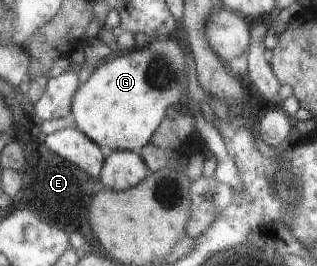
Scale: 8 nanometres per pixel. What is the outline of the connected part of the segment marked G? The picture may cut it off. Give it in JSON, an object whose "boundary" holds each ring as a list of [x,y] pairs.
{"boundary":[[[176,34],[172,37],[152,39],[149,45],[124,52],[123,56],[104,62],[99,68],[95,67],[90,78],[76,89],[71,100],[70,116],[73,118],[75,128],[106,152],[138,153],[143,146],[150,143],[151,136],[166,117],[168,108],[175,106],[181,109],[191,101],[188,98],[187,54],[180,47],[179,36]]]}

